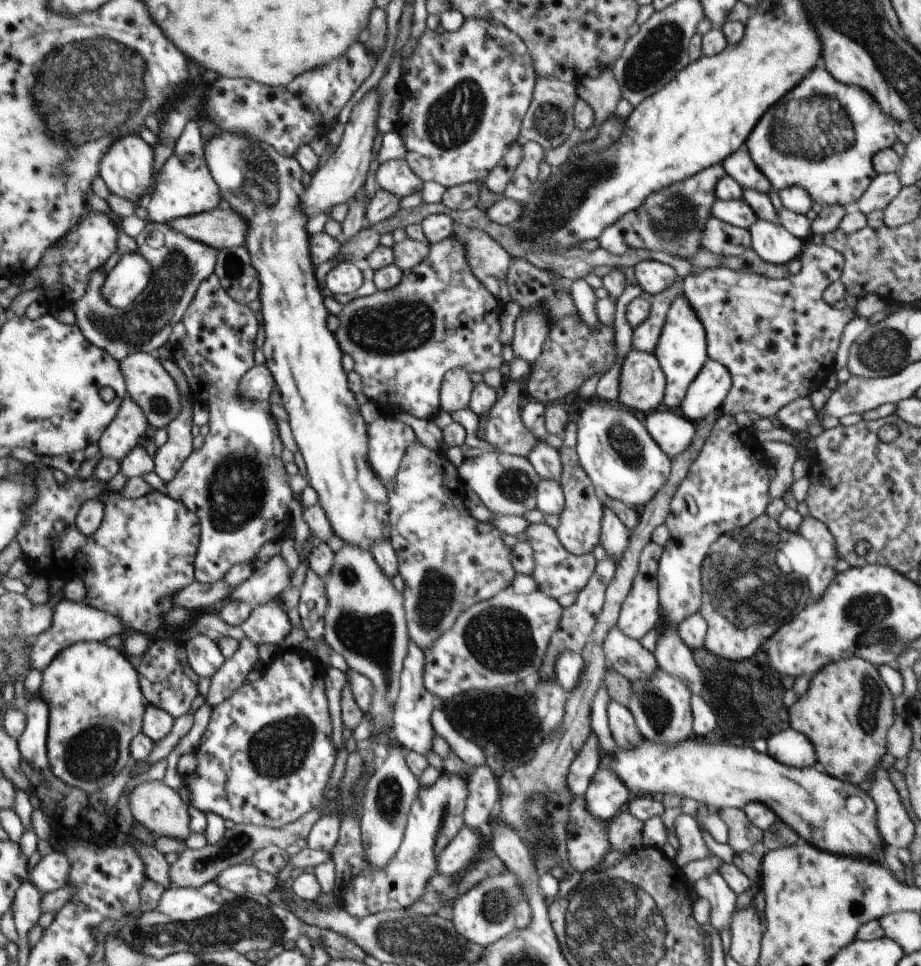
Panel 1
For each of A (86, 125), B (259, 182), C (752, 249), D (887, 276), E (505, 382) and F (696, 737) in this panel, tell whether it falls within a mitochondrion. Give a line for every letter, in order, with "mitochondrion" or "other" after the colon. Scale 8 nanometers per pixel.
A: mitochondrion
B: mitochondrion
C: other
D: other
E: other
F: other

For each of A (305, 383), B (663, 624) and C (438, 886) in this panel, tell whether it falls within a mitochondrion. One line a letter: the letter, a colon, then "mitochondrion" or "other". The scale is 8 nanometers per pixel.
A: other
B: other
C: other

